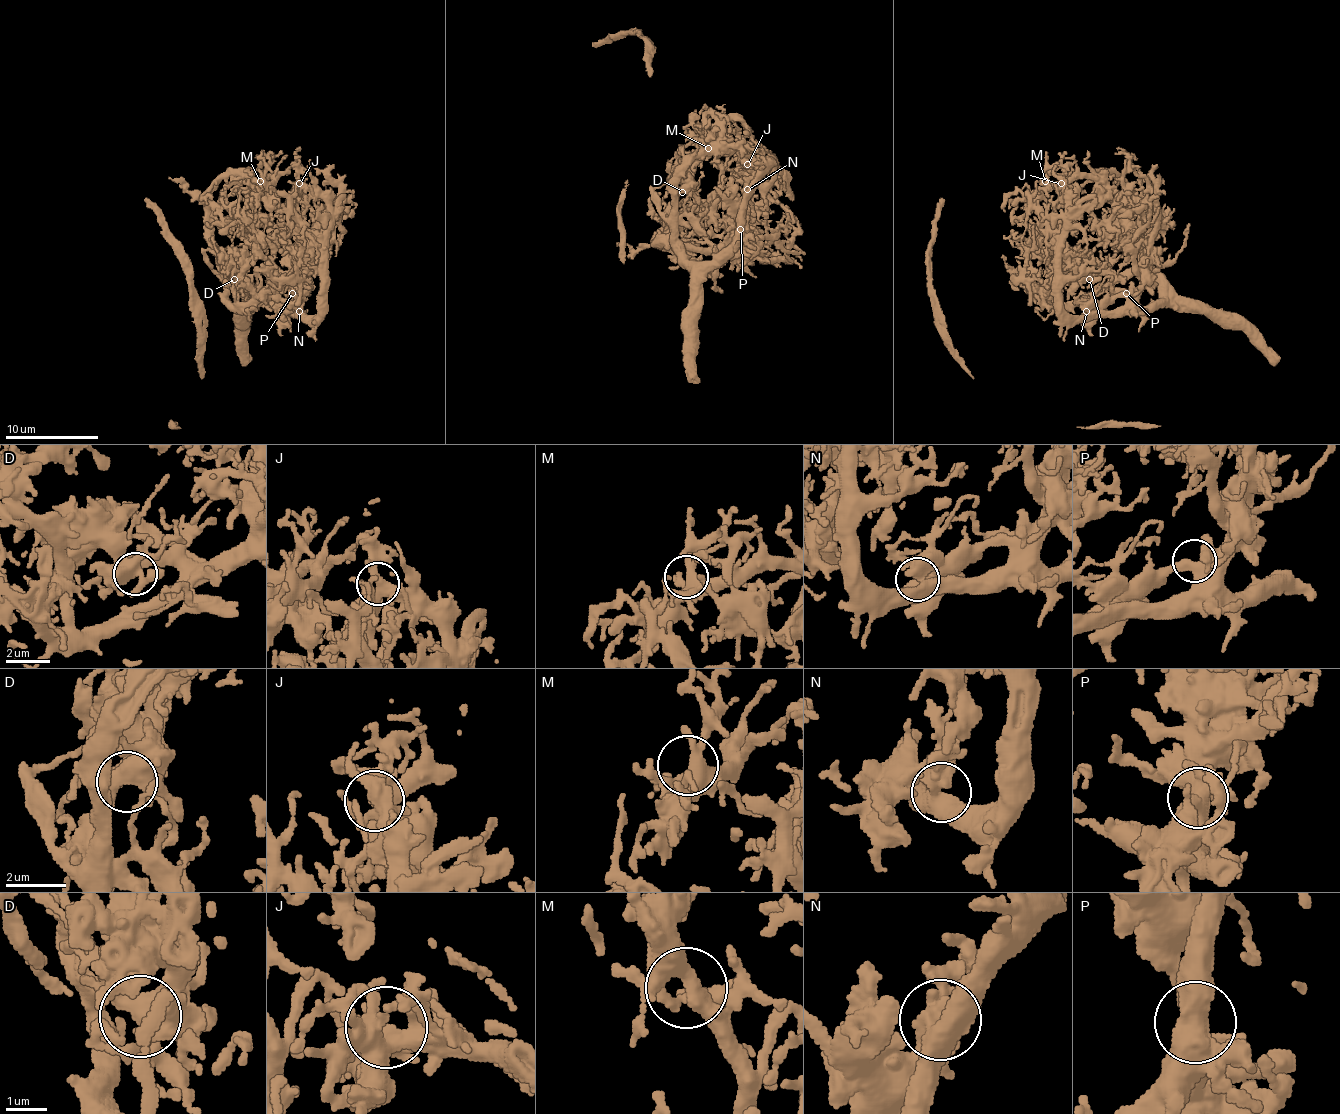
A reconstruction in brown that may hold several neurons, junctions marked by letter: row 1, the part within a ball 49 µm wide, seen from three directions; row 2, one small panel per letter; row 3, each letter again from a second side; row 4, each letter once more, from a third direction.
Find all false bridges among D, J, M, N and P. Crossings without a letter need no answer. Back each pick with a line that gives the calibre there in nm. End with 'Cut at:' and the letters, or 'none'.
Cut at: none

